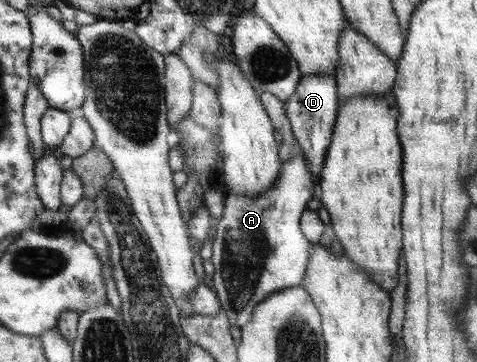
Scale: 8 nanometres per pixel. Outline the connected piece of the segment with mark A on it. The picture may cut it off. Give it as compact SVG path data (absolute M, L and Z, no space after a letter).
M297 142L289 159L281 163L277 180L266 191L252 199L243 193L223 194L223 212L216 225L210 257L215 268L211 281L220 309L240 331L261 300L304 281L310 244L301 231L300 217L313 194L314 183Z

